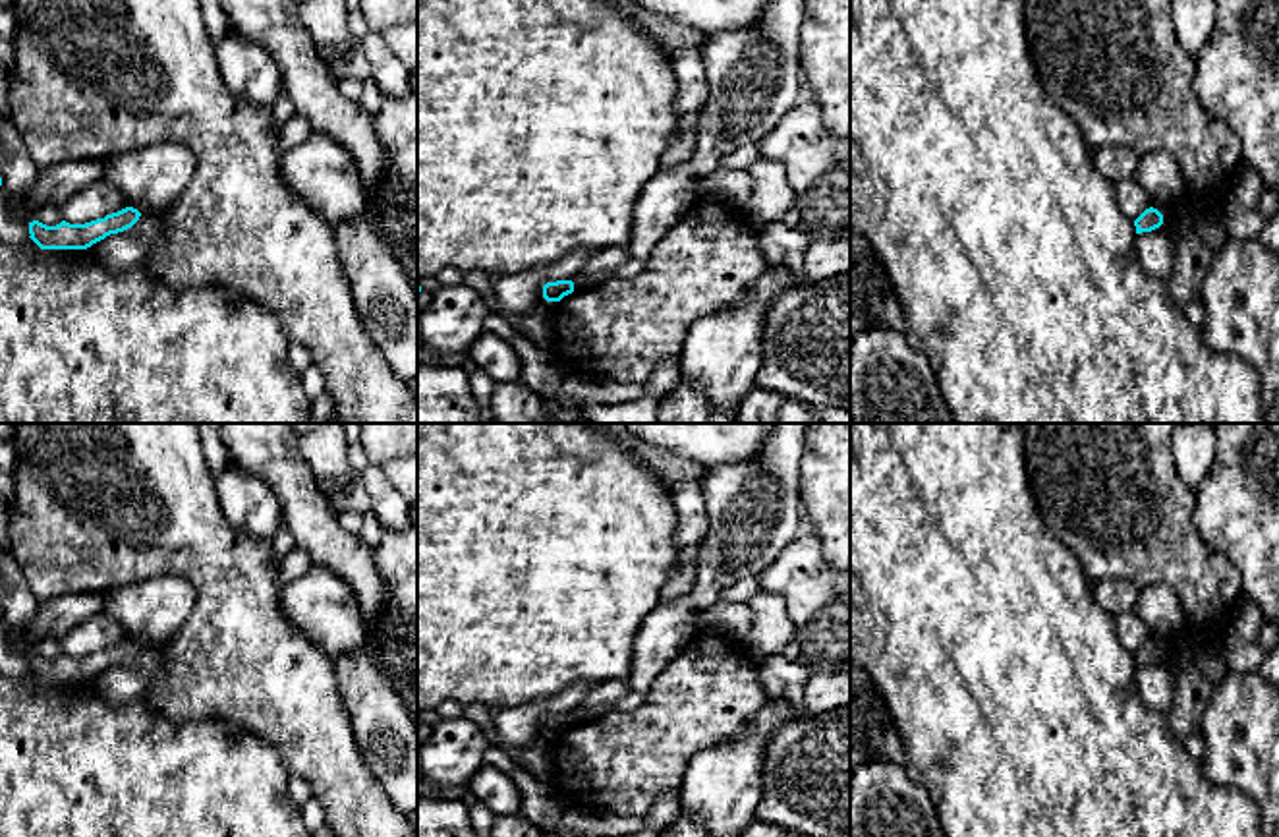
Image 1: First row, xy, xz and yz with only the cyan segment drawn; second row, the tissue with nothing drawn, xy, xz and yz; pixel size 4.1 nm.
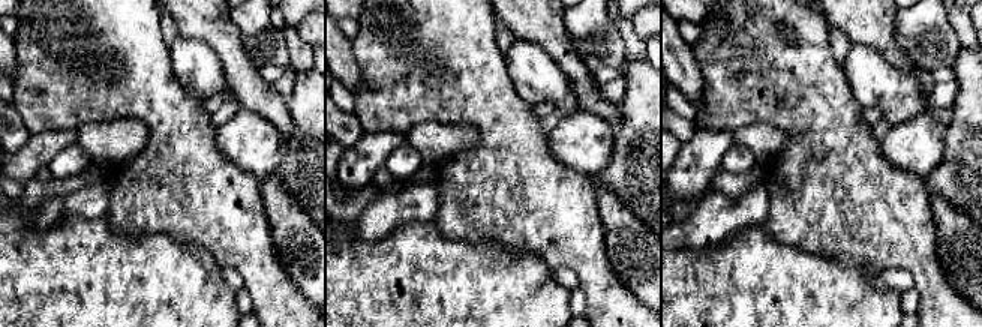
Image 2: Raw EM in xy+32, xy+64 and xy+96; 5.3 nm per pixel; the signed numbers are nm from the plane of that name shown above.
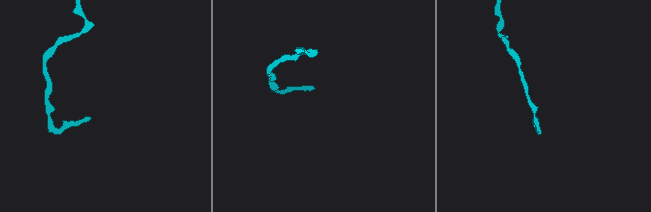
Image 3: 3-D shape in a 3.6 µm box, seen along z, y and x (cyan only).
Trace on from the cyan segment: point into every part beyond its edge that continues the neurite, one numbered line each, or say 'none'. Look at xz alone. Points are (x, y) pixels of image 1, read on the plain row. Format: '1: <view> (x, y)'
none

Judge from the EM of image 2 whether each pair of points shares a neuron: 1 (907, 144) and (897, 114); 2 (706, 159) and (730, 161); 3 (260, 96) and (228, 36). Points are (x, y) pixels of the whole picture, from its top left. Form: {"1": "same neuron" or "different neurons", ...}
{"1": "different neurons", "2": "different neurons", "3": "same neuron"}

